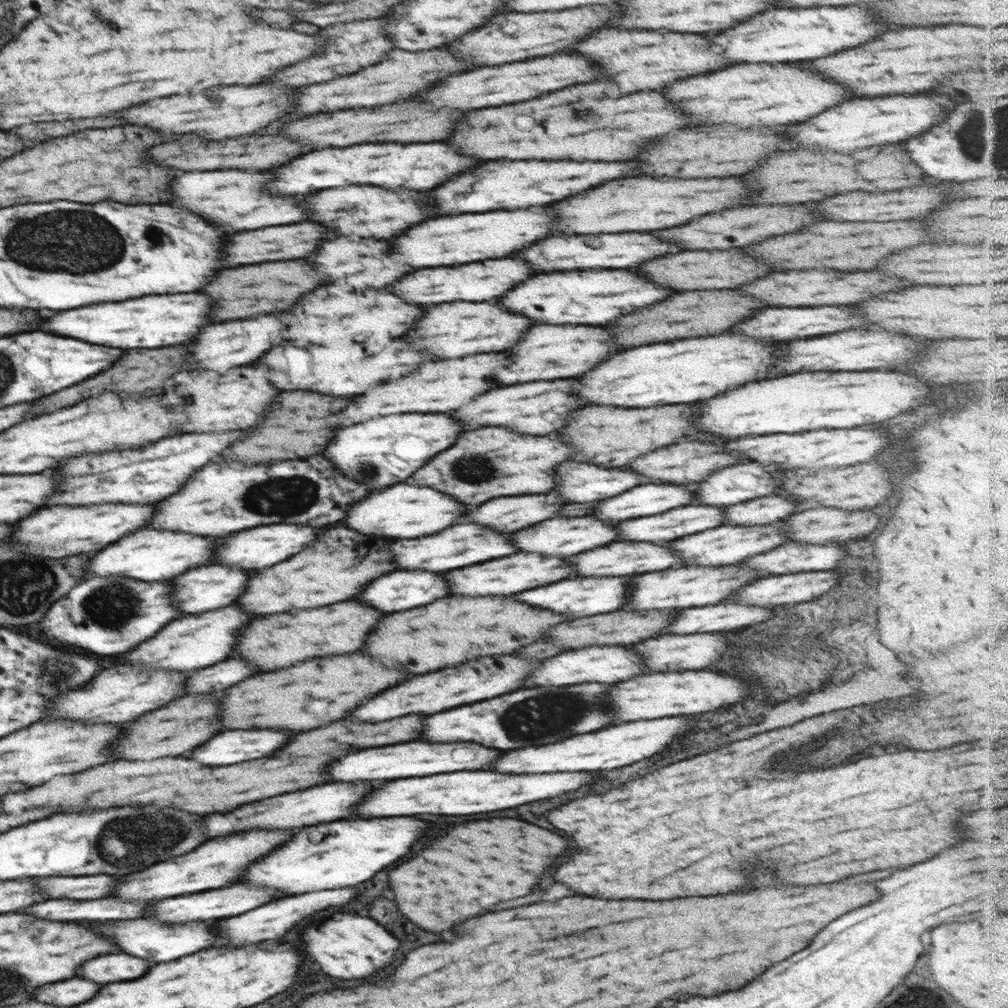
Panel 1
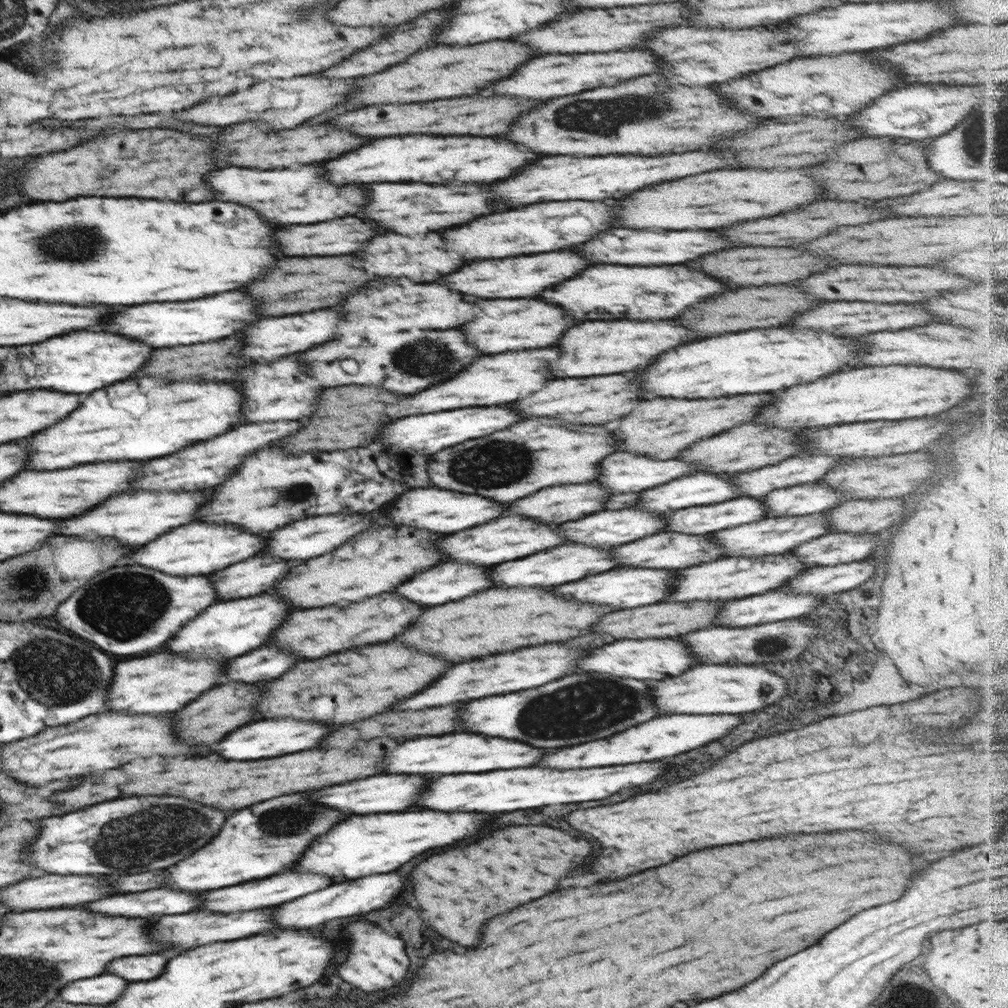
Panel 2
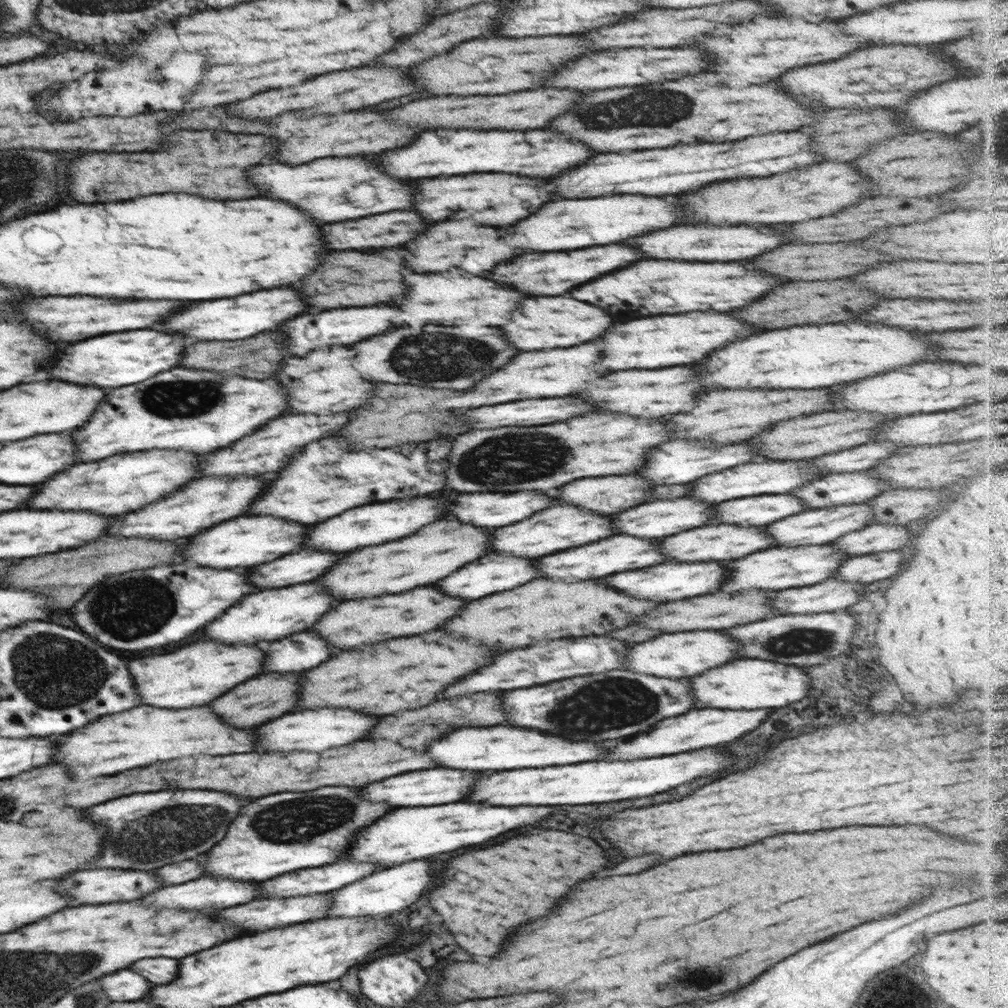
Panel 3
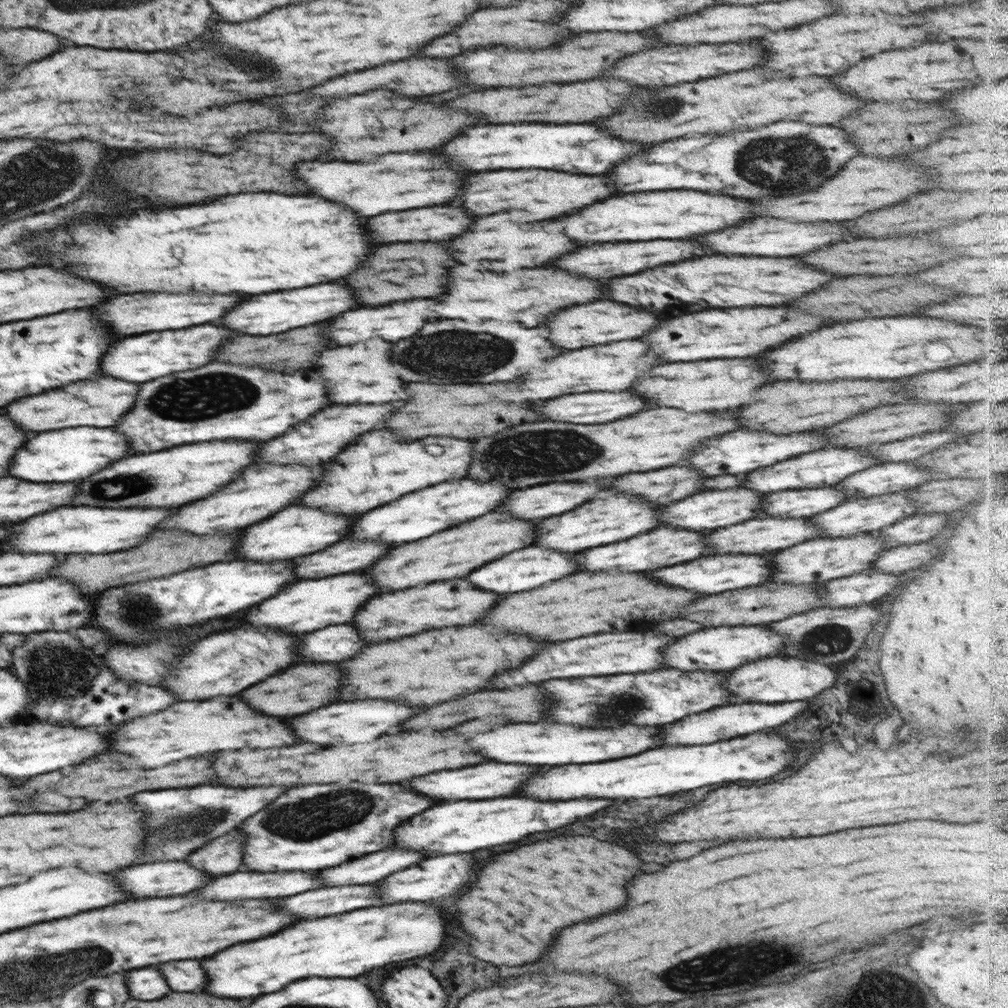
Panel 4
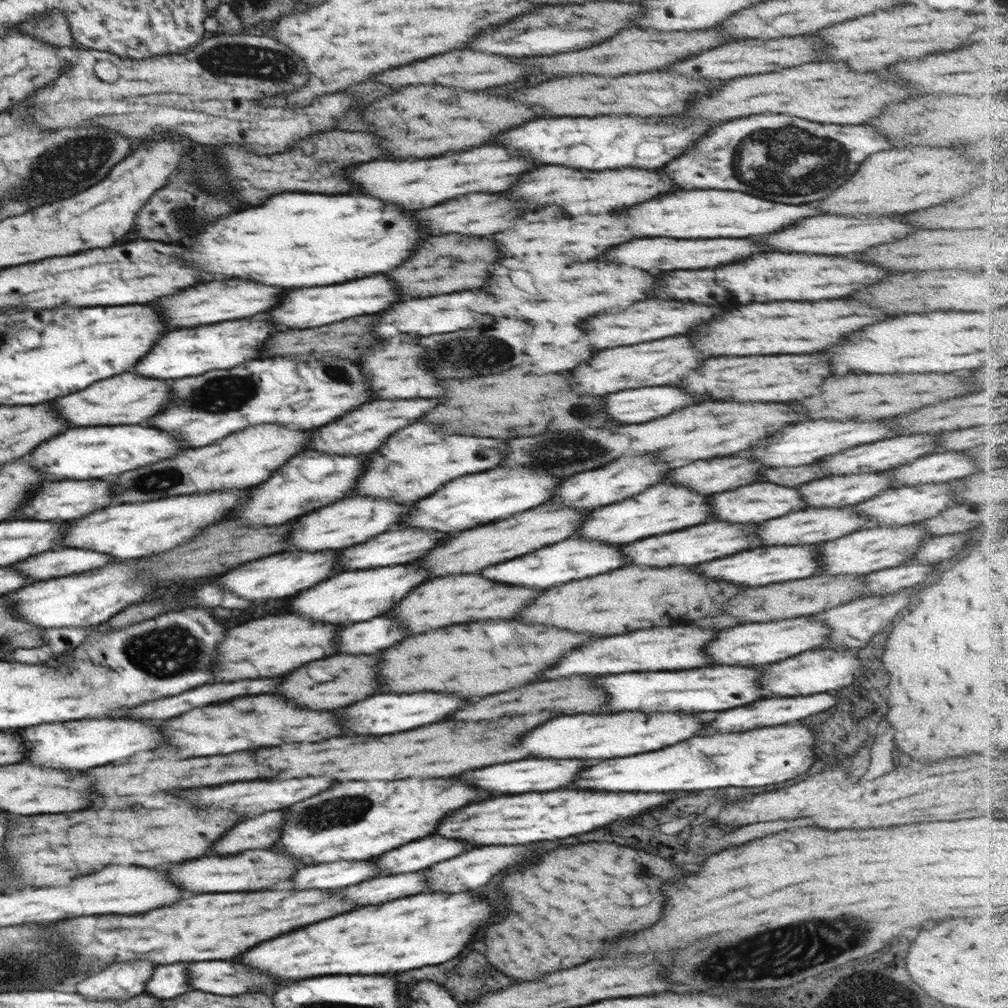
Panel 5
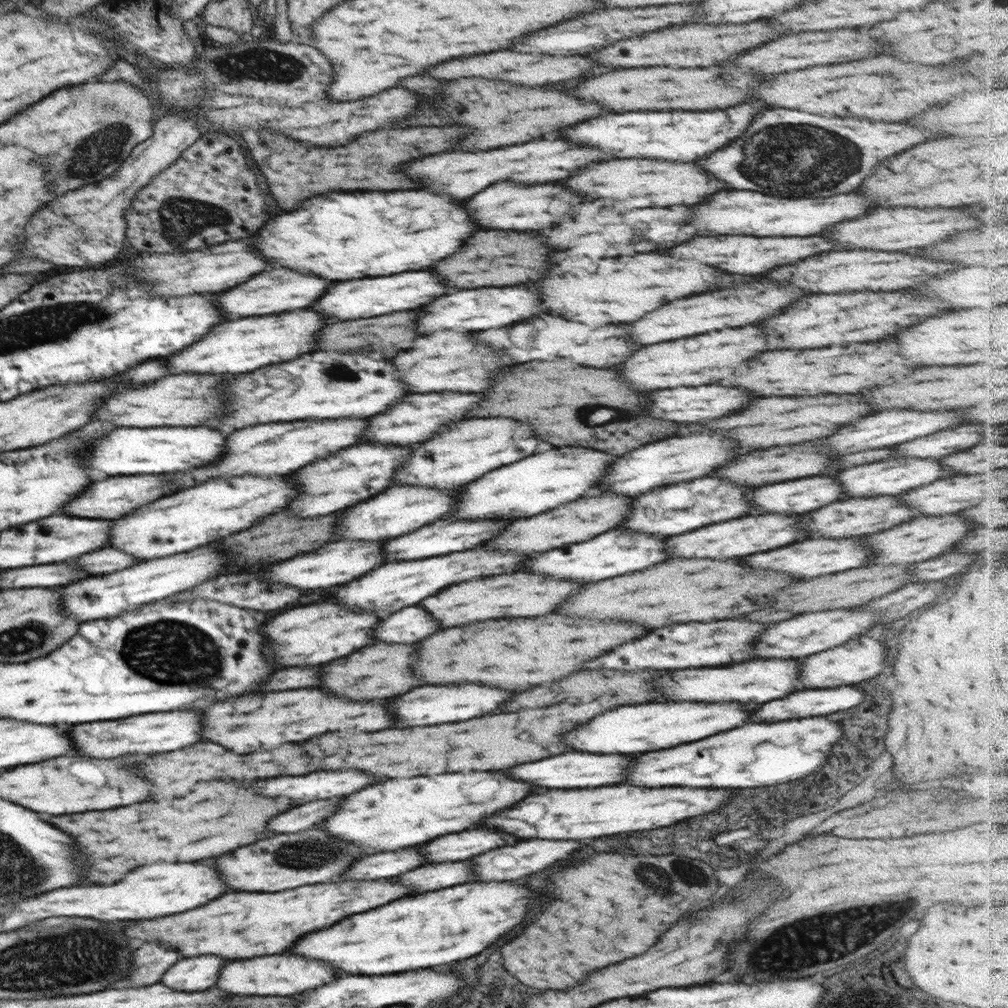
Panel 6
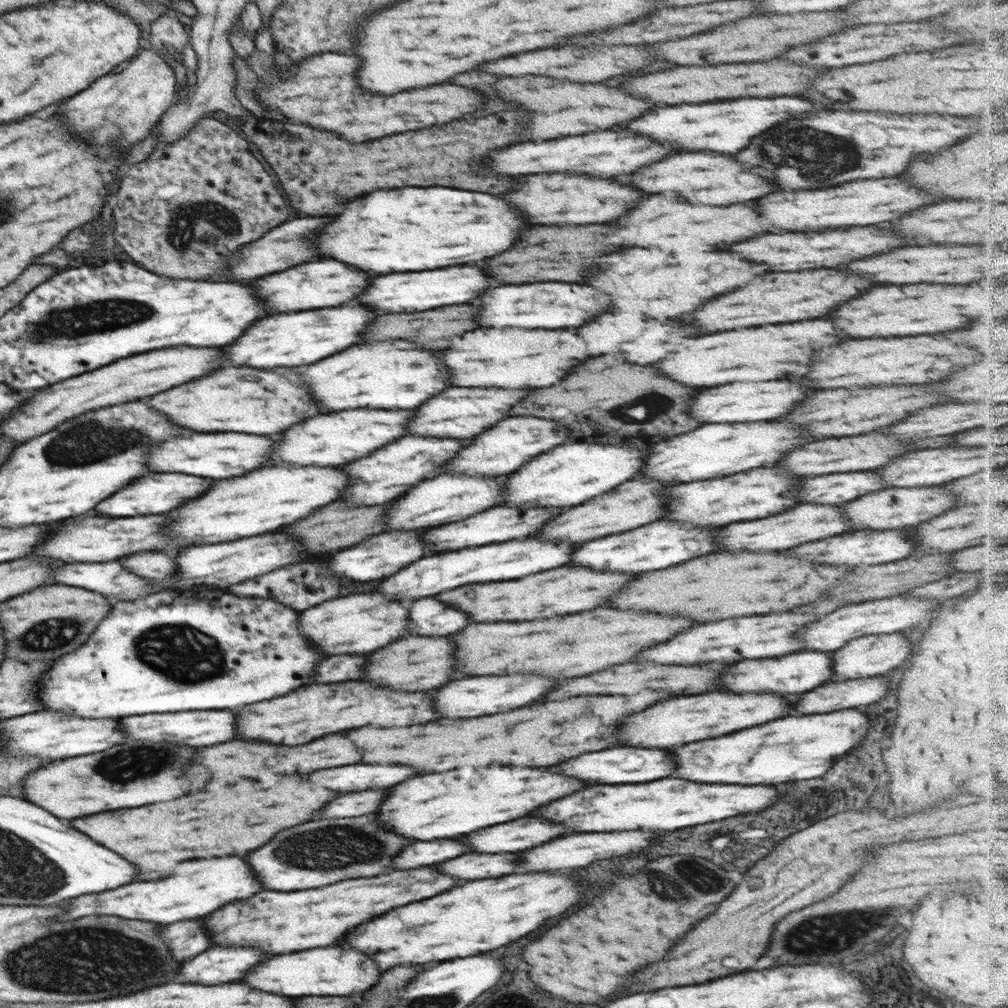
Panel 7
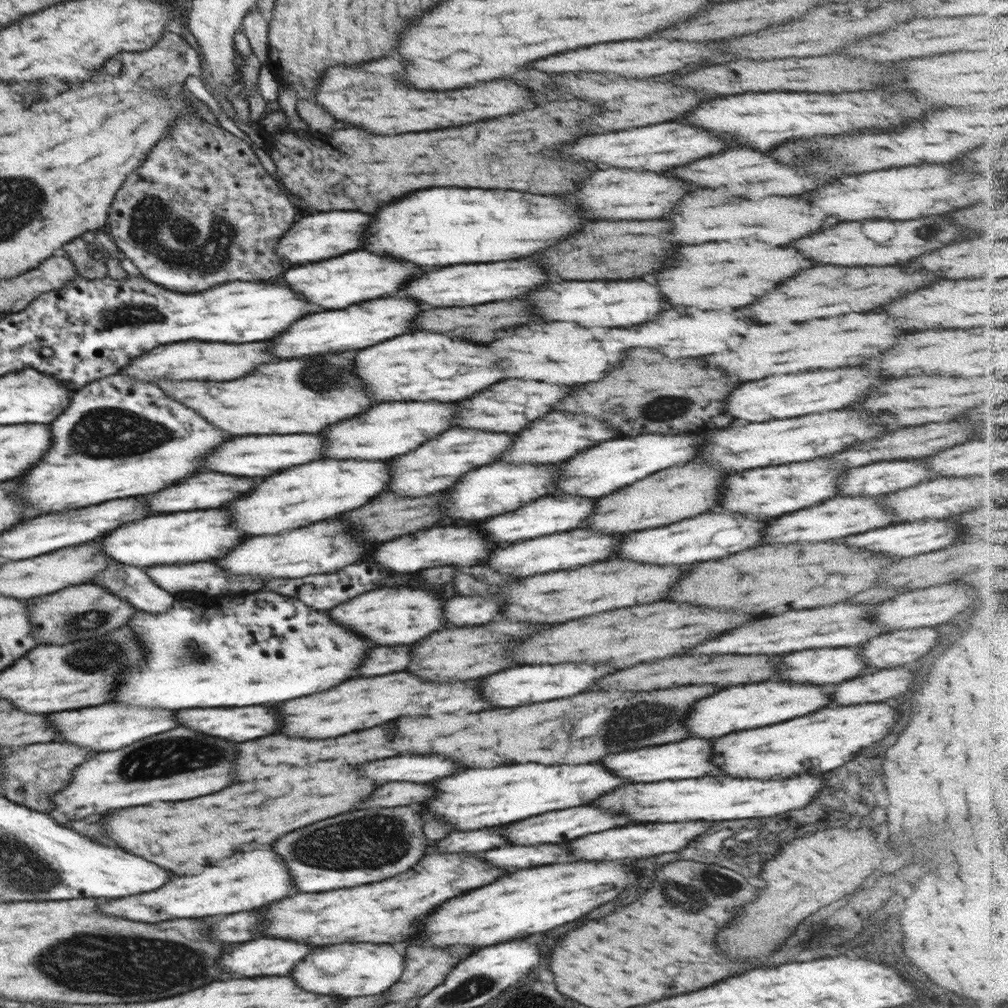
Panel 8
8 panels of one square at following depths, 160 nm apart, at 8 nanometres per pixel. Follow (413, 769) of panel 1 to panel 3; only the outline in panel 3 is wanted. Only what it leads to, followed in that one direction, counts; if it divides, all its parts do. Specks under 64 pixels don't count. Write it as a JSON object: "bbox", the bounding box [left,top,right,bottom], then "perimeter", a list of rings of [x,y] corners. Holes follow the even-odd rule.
{"bbox":[428,728,604,770],"perimeter":[[[462,728],[442,740],[436,740],[428,746],[428,754],[436,760],[438,766],[456,768],[456,770],[516,770],[516,768],[542,768],[542,766],[562,766],[576,764],[586,760],[600,760],[604,756],[604,742],[572,742],[558,736],[540,734],[536,730],[524,728]]]}

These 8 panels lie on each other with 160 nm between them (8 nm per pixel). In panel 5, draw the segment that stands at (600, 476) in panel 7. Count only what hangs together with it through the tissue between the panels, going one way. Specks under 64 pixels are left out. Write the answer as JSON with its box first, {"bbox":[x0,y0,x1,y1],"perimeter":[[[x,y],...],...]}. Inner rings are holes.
{"bbox":[402,468,558,532],"perimeter":[[[494,468],[488,472],[456,478],[430,494],[428,498],[422,498],[416,502],[416,512],[412,510],[404,520],[402,528],[420,528],[426,532],[438,530],[438,532],[456,532],[456,530],[468,530],[478,524],[488,524],[492,520],[502,520],[514,514],[520,514],[524,510],[536,508],[544,504],[552,490],[558,486],[558,478],[546,474],[544,470],[532,470],[532,468]]]}

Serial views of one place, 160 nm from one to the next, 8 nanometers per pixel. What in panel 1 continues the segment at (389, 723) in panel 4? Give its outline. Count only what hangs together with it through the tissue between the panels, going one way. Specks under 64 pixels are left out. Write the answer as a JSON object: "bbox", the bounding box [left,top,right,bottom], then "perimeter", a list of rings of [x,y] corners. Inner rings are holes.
{"bbox":[182,730,290,766],"perimeter":[[[228,730],[182,756],[200,766],[226,766],[272,754],[288,740],[290,734],[286,730]]]}

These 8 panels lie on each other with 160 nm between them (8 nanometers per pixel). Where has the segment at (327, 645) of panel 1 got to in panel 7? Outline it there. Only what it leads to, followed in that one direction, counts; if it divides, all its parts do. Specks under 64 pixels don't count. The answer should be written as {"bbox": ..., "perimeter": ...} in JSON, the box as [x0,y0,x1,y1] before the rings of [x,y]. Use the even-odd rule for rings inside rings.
{"bbox":[434,566,634,622],"perimeter":[[[562,566],[556,570],[532,574],[528,578],[518,578],[512,582],[460,586],[460,590],[442,592],[434,598],[454,608],[460,608],[462,612],[468,614],[472,622],[520,622],[520,620],[576,614],[598,608],[632,578],[634,578],[632,574],[608,574],[608,572]]]}

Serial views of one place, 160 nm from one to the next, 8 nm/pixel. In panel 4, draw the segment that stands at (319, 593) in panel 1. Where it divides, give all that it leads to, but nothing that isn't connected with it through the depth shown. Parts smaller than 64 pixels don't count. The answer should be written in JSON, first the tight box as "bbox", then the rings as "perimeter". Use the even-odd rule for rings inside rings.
{"bbox":[364,512,532,590],"perimeter":[[[488,512],[486,516],[474,518],[470,522],[464,522],[460,526],[448,528],[444,532],[432,534],[432,538],[424,538],[420,542],[412,544],[402,544],[390,550],[384,558],[368,566],[364,572],[372,576],[378,588],[386,590],[406,590],[412,586],[426,586],[430,582],[438,580],[448,580],[448,578],[460,578],[482,566],[484,562],[492,562],[498,556],[504,556],[512,550],[520,550],[530,546],[532,540],[532,522],[524,520],[514,520],[506,514],[498,512]]]}

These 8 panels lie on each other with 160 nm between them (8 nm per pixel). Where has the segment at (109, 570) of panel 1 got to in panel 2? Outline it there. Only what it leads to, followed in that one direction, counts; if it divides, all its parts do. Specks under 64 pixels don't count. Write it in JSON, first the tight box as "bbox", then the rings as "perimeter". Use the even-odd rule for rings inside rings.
{"bbox":[130,522,264,576],"perimeter":[[[192,522],[186,526],[178,526],[170,530],[170,534],[162,534],[156,542],[148,542],[134,550],[130,556],[132,564],[146,566],[164,574],[180,574],[180,576],[194,576],[194,574],[210,574],[222,570],[234,562],[242,562],[246,558],[256,556],[262,550],[264,538],[256,534],[248,534],[238,526],[216,526],[216,524],[200,524]]]}

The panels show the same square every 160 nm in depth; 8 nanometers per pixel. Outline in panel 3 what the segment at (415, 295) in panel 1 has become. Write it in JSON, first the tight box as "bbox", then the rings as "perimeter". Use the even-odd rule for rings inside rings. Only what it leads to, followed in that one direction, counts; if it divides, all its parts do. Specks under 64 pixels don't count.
{"bbox":[490,244,640,296],"perimeter":[[[612,244],[612,246],[592,246],[588,250],[572,250],[572,252],[542,252],[542,254],[522,254],[512,258],[510,262],[500,264],[498,268],[490,270],[490,280],[514,288],[526,294],[536,294],[536,296],[558,296],[570,290],[576,284],[584,284],[578,280],[592,280],[598,276],[604,276],[612,270],[618,270],[620,266],[630,266],[632,262],[640,260],[640,254],[630,248]],[[576,280],[576,282],[570,282]],[[566,284],[566,286],[564,286]]]}

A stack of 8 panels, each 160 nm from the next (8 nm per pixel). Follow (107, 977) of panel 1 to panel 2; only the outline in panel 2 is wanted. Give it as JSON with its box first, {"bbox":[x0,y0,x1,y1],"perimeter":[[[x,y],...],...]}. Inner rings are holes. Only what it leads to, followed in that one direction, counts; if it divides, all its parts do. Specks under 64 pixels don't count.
{"bbox":[106,954,168,982],"perimeter":[[[162,954],[116,958],[116,962],[108,964],[106,972],[122,976],[128,982],[144,982],[144,980],[152,980],[152,978],[160,976],[166,962],[168,960]]]}

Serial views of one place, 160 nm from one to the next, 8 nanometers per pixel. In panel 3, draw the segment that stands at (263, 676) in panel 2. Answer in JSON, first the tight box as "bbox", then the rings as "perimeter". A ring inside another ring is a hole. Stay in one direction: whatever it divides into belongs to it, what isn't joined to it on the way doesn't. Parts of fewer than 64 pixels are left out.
{"bbox":[264,634,332,672],"perimeter":[[[292,634],[284,640],[270,642],[264,672],[298,672],[310,670],[332,656],[332,648],[316,634]]]}

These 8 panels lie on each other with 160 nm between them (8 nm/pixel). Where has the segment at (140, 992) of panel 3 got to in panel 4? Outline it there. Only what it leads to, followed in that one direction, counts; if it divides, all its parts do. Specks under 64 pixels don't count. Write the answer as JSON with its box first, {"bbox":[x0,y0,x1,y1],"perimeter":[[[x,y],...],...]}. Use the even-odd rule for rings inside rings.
{"bbox":[128,968,170,1000],"perimeter":[[[142,968],[128,972],[128,992],[136,1000],[158,1000],[170,988],[156,968]]]}

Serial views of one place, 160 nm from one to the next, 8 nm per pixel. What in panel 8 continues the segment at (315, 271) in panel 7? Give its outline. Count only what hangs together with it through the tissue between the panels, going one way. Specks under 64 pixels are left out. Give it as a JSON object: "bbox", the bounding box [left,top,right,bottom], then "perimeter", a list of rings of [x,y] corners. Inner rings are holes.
{"bbox":[278,250,420,310],"perimeter":[[[358,250],[358,252],[342,254],[338,258],[328,258],[322,262],[308,264],[308,266],[292,268],[284,272],[284,276],[278,278],[278,282],[286,285],[296,294],[300,294],[304,300],[316,306],[322,306],[324,310],[340,310],[350,304],[358,304],[358,302],[372,300],[372,298],[382,298],[384,294],[396,292],[396,288],[404,286],[418,274],[420,274],[420,268],[410,268],[392,258],[380,258],[366,250]]]}

